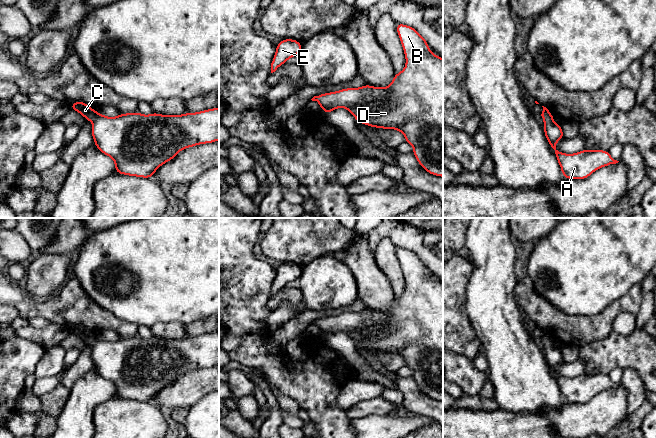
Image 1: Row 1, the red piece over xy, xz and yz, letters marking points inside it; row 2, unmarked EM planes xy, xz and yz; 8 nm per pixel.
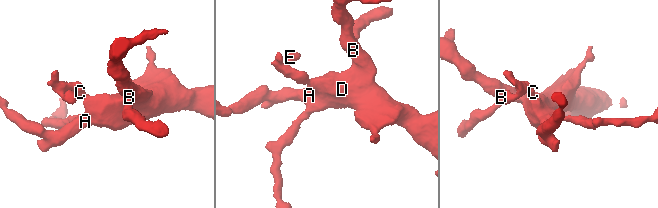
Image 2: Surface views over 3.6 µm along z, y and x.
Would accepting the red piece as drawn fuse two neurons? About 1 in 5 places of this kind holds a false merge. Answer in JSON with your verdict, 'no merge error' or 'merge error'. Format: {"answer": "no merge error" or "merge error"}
{"answer": "no merge error"}

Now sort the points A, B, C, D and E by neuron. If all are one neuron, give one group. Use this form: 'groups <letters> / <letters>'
groups A B C D E

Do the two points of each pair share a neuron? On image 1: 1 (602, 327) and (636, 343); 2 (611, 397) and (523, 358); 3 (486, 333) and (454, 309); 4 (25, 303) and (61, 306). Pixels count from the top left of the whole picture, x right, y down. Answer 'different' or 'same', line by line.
1: different
2: different
3: different
4: same

